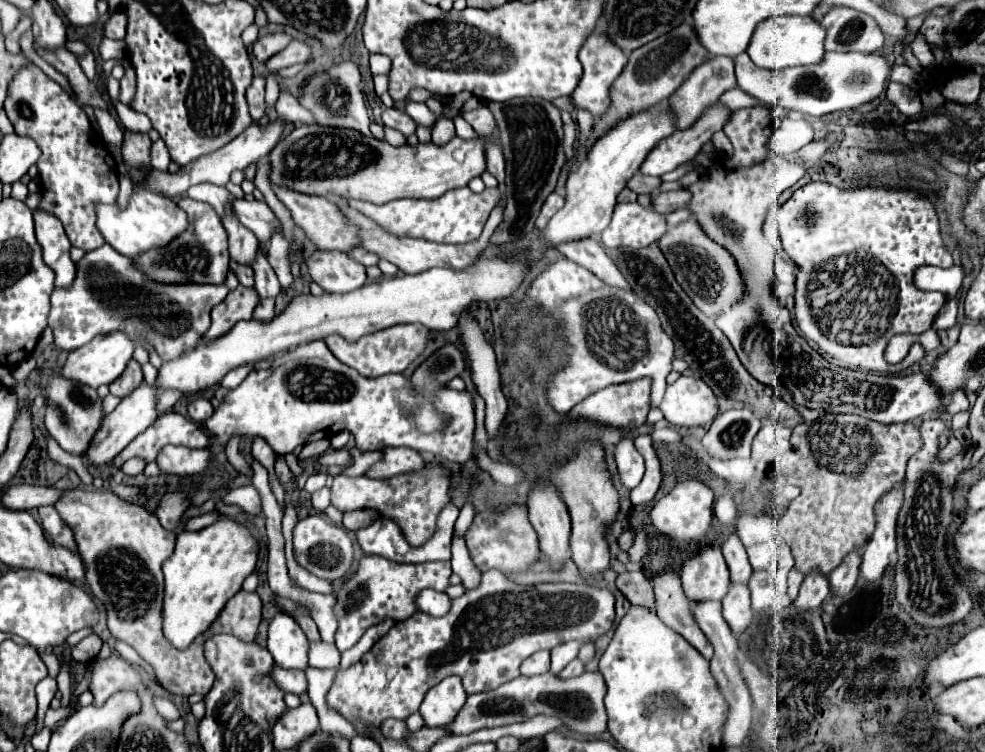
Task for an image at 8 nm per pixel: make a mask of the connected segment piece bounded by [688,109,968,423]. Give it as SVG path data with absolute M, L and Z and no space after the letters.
M746 109L734 111L732 119L724 127L724 133L734 145L734 157L716 159L708 167L706 175L688 187L692 191L688 209L694 213L700 225L704 225L704 231L716 239L716 243L724 243L724 247L736 255L736 261L744 271L748 287L746 297L736 303L736 307L720 315L716 325L730 339L750 375L760 383L774 387L786 403L804 415L806 421L810 419L812 409L820 413L854 413L880 423L914 421L926 413L936 411L938 407L944 407L950 415L966 411L968 399L964 389L956 389L950 395L940 395L938 385L932 383L928 373L922 371L904 377L890 377L842 369L828 363L806 343L804 337L796 333L788 309L772 295L774 249L764 239L762 225L770 205L776 203L784 189L792 187L804 175L806 167L802 163L774 161L776 155L772 155L768 147L772 131L754 131L752 115L748 115Z

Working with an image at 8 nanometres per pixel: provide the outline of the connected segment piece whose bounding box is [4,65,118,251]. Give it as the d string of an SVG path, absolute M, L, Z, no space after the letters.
M28 65L24 71L16 73L16 77L10 83L8 97L4 101L4 111L14 125L14 131L18 135L28 135L32 137L38 147L42 149L42 157L38 159L38 169L40 169L40 191L42 191L42 203L40 209L54 213L62 225L64 231L74 247L80 247L84 251L92 251L100 245L104 245L104 237L96 227L96 203L114 203L118 197L118 171L116 171L116 161L112 153L106 149L106 143L102 141L100 133L92 129L86 113L82 107L70 99L70 95L56 83L52 81L40 67Z

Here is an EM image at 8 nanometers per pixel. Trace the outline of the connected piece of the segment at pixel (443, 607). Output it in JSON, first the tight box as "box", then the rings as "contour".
{"box":[416,589,452,617],"contour":[[[424,589],[418,599],[416,599],[420,611],[432,615],[432,617],[442,617],[448,613],[452,599],[446,593],[438,593],[434,589]]]}

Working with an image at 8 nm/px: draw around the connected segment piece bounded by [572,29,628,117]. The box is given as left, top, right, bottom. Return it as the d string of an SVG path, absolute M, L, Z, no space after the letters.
M594 31L586 37L584 45L580 47L580 53L578 53L578 59L584 67L584 75L578 83L578 87L574 89L572 93L572 101L574 101L574 107L576 109L588 109L594 117L596 115L602 115L606 109L608 109L608 89L612 85L612 81L620 75L620 71L624 69L624 63L628 61L628 57L622 53L622 49L618 45L614 45L610 41L610 37L606 35L606 31Z

